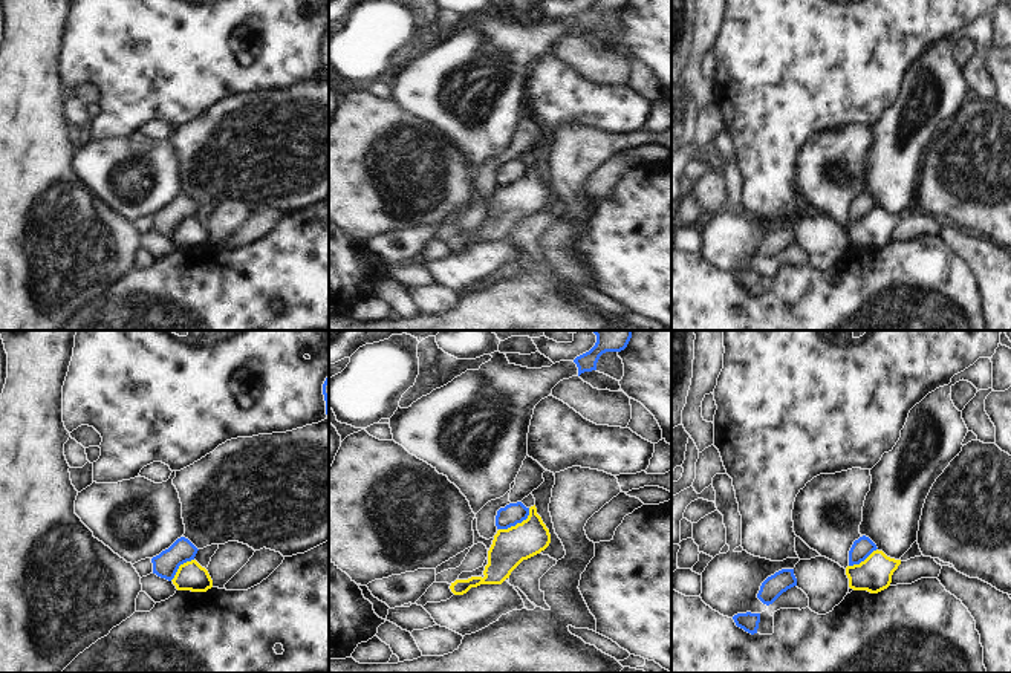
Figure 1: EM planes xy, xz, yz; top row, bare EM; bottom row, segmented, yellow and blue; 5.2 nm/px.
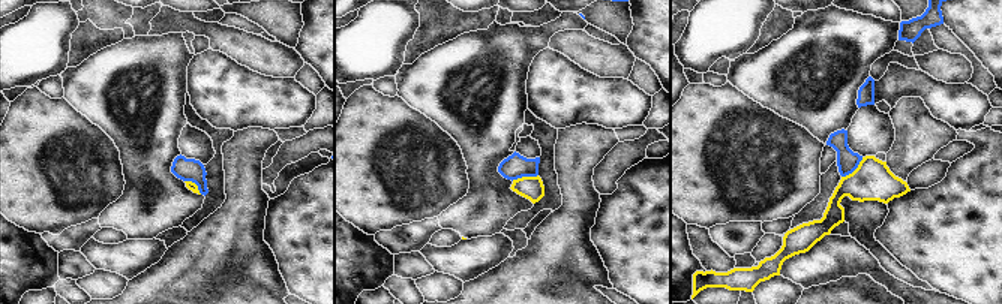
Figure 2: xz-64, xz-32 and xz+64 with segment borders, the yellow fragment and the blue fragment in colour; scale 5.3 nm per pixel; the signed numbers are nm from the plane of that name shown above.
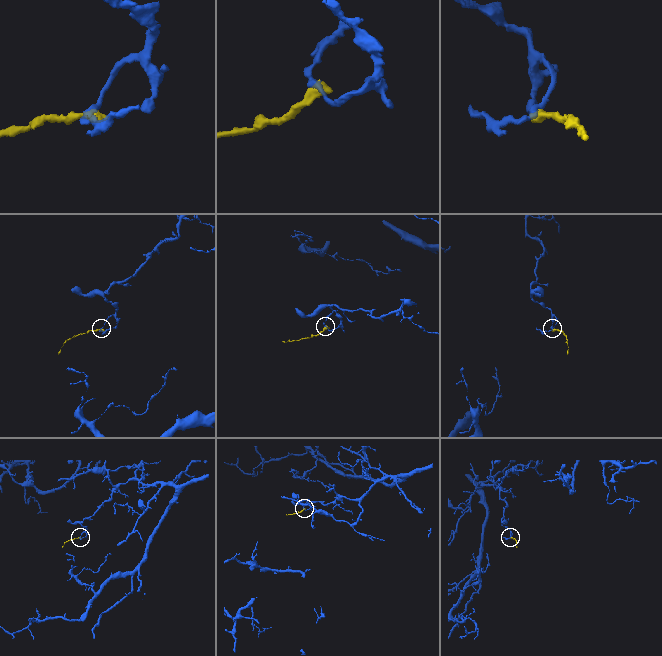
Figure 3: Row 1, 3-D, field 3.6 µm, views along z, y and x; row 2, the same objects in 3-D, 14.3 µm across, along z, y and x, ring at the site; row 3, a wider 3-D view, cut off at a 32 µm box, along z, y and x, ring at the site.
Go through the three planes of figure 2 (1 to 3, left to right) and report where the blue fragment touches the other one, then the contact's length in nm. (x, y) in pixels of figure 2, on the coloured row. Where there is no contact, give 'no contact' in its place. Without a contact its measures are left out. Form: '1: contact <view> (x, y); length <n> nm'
1: contact xz-64 (195, 184); length 120 nm
2: contact xz-32 (524, 177); length 150 nm
3: contact xz+64 (855, 169); length 160 nm

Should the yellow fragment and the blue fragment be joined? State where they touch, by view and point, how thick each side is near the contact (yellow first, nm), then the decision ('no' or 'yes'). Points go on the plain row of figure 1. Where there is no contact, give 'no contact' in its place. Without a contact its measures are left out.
meets yellow in xz at (517, 181); 190 nm thick on the yellow side, 110 nm on the other; no

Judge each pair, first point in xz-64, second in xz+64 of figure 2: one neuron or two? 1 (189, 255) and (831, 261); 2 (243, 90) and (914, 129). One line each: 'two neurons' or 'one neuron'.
1: two neurons
2: two neurons

